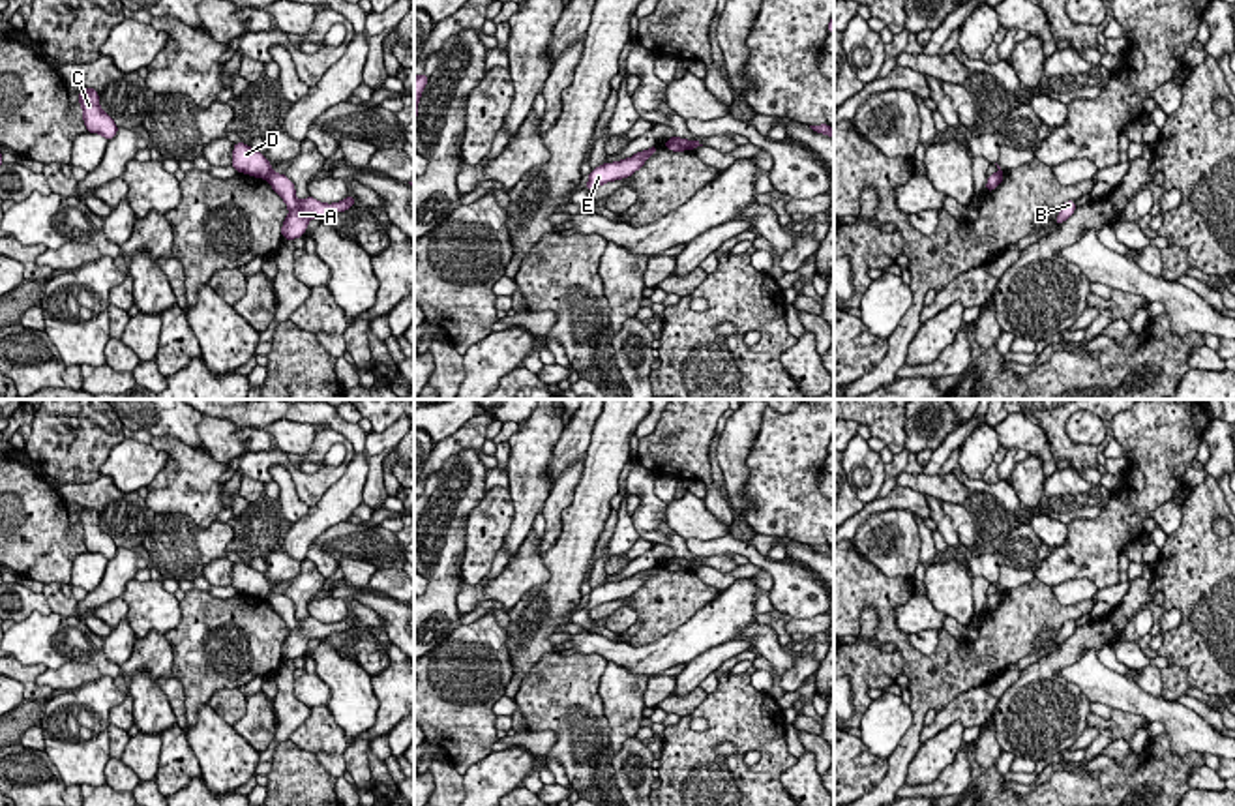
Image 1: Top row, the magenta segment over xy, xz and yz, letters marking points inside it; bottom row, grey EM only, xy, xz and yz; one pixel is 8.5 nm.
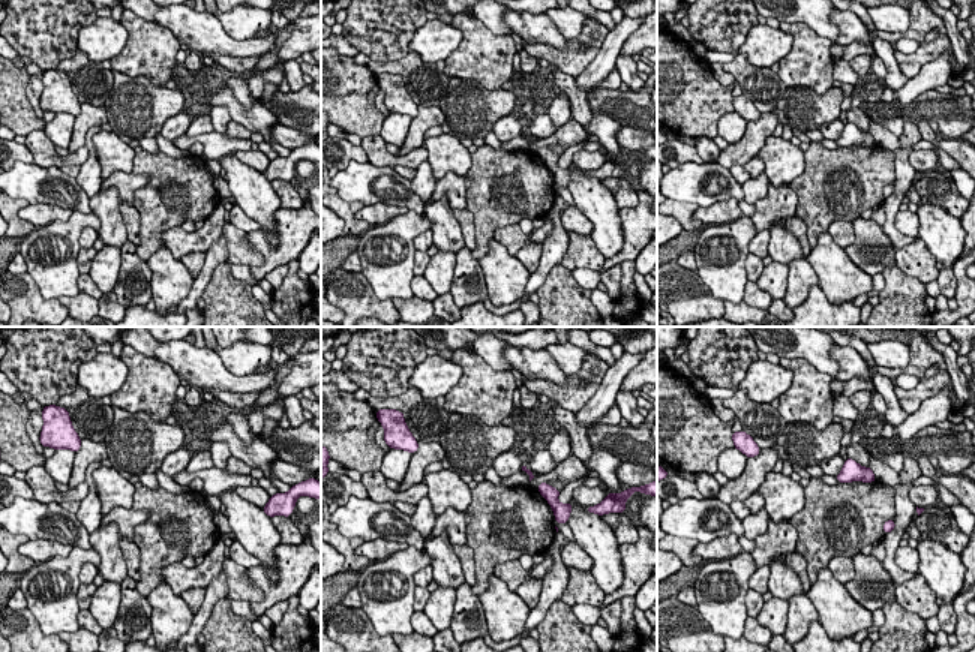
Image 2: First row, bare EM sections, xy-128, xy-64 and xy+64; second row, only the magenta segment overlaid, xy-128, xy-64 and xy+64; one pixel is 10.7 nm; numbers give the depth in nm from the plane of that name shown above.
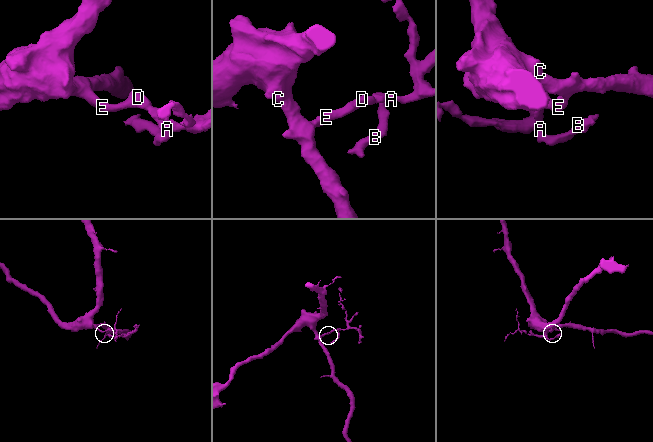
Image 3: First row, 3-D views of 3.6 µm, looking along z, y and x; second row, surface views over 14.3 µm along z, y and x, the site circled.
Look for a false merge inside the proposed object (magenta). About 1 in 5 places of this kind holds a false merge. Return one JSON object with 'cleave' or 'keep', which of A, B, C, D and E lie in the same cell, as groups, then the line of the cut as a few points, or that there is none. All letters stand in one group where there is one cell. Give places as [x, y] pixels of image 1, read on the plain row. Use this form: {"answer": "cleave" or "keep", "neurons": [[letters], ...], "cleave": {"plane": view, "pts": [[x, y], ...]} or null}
{"answer": "cleave", "neurons": [["A", "B"], ["C", "D", "E"]], "cleave": {"plane": "xy", "pts": [[270, 591], [265, 597]]}}

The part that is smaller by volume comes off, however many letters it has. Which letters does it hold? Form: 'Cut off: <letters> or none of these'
Cut off: A, B

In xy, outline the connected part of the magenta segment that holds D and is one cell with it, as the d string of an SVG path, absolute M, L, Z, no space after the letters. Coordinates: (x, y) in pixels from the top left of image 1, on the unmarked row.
M234 562L231 587L234 587L238 592L246 592L257 598L266 598L272 592L272 585L264 574L253 570L244 562Z

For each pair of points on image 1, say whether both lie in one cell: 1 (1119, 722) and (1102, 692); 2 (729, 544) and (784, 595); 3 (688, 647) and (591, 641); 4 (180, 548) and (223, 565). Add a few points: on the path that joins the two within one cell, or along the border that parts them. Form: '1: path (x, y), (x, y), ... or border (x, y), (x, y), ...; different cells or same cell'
1: border (1114, 707), (1125, 713), (1138, 713), (1149, 722); different cells
2: path (746, 550), (782, 578); same cell
3: path (664, 653), (624, 655), (615, 651); same cell
4: border (225, 553), (216, 557), (201, 574); different cells

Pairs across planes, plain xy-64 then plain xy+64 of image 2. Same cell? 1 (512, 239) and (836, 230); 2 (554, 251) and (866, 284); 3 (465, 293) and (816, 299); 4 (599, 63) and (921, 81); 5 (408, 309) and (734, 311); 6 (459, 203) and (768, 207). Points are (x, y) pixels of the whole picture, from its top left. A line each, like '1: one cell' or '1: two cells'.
1: one cell
2: two cells
3: two cells
4: one cell
5: one cell
6: one cell

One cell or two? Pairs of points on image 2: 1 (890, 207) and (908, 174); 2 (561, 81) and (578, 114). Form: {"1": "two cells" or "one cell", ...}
{"1": "one cell", "2": "one cell"}

